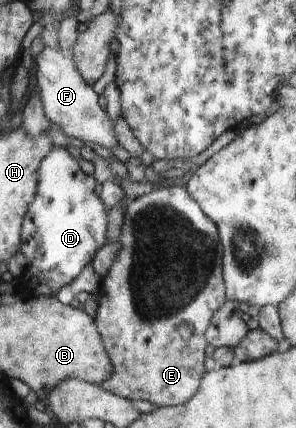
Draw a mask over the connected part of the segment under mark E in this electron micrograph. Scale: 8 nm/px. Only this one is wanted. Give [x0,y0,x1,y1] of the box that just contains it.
[97,186,227,407]

